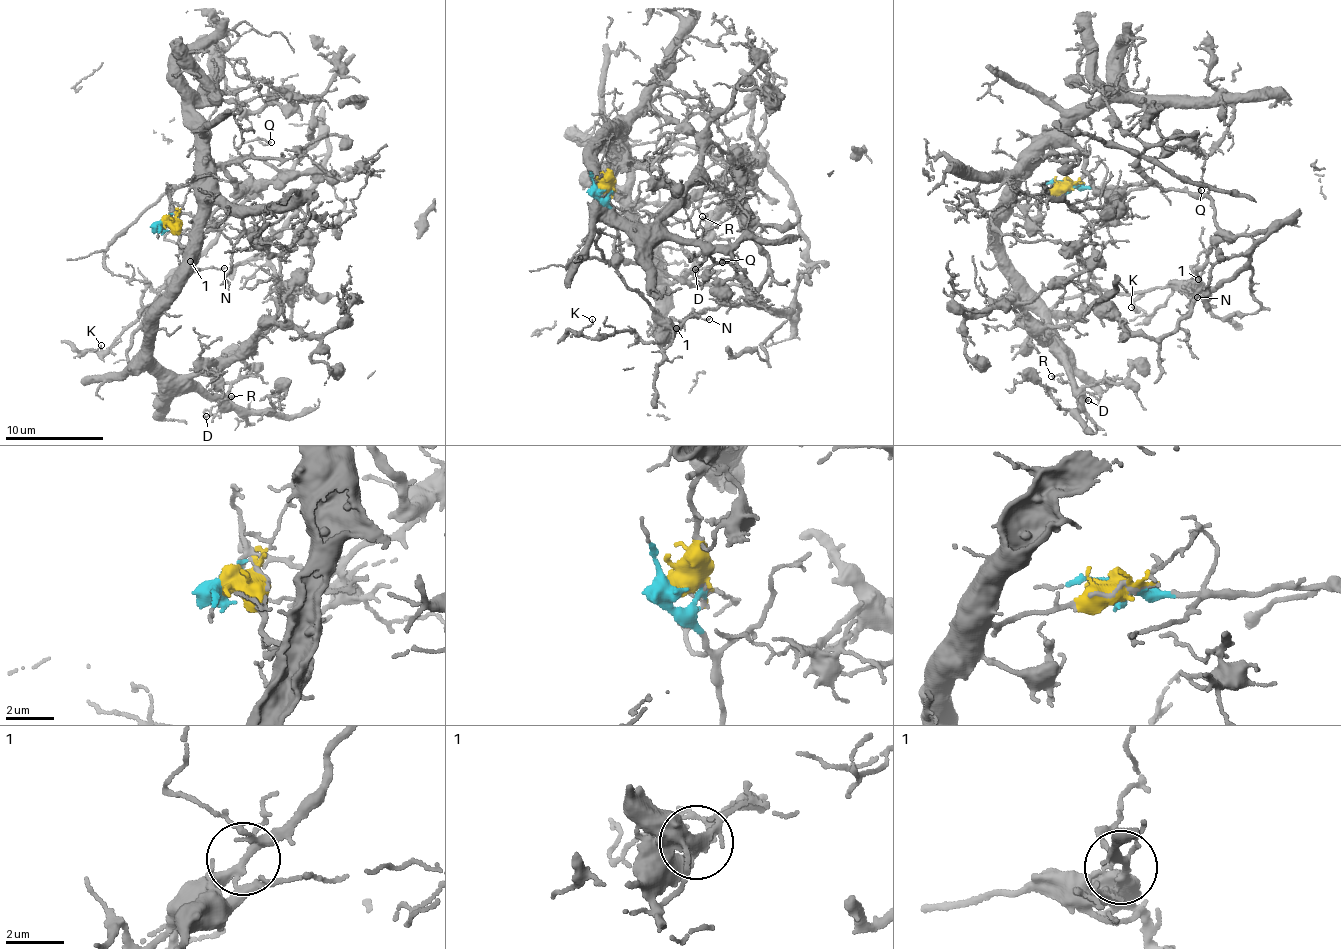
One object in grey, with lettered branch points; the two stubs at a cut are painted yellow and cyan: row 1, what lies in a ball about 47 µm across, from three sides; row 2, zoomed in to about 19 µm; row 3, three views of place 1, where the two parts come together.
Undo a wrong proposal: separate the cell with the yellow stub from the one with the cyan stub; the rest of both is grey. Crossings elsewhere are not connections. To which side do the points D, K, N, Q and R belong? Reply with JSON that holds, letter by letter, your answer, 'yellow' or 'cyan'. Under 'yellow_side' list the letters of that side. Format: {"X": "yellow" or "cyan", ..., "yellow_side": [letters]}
{"D": "yellow", "K": "cyan", "N": "yellow", "Q": "yellow", "R": "yellow", "yellow_side": ["D", "N", "Q", "R"]}

